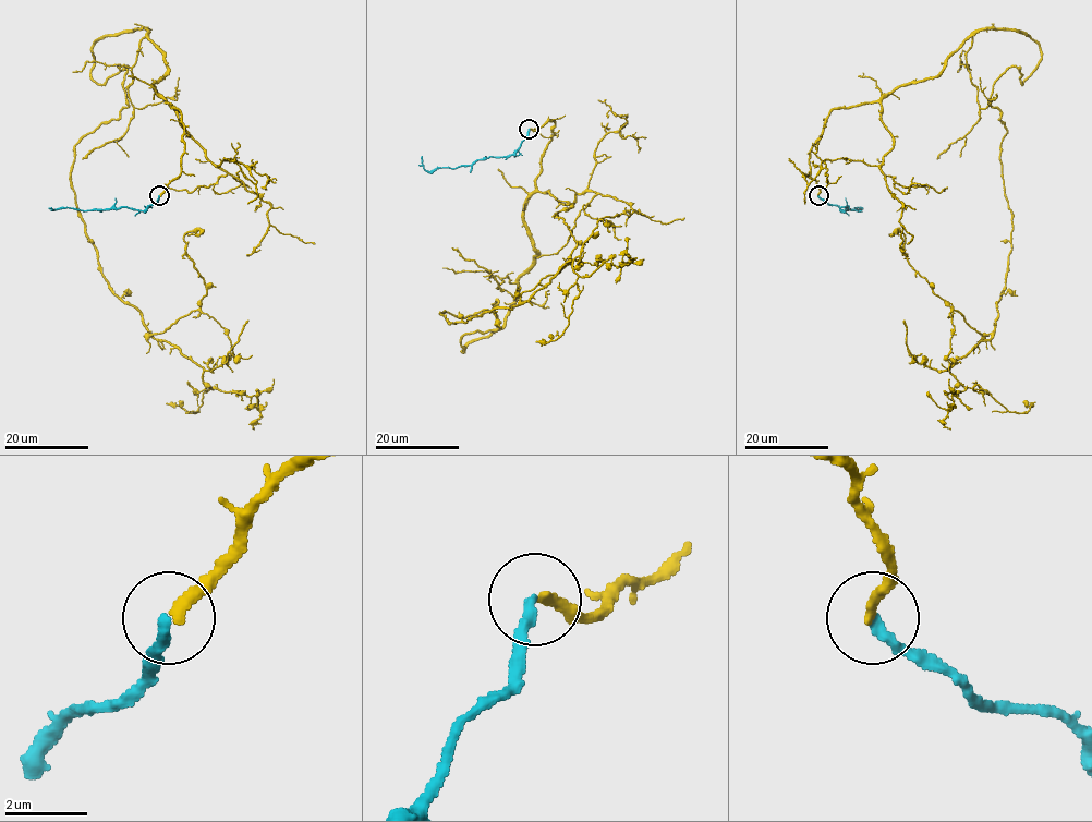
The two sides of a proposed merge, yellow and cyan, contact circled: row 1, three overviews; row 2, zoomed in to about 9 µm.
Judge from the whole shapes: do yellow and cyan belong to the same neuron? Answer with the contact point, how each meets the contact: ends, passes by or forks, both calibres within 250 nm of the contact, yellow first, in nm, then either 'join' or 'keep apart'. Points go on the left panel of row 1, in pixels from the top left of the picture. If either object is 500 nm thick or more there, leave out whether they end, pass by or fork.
at (159, 195); yellow ends there; cyan ends there; 280 nm thick on the yellow side, 260 nm on the other; join

